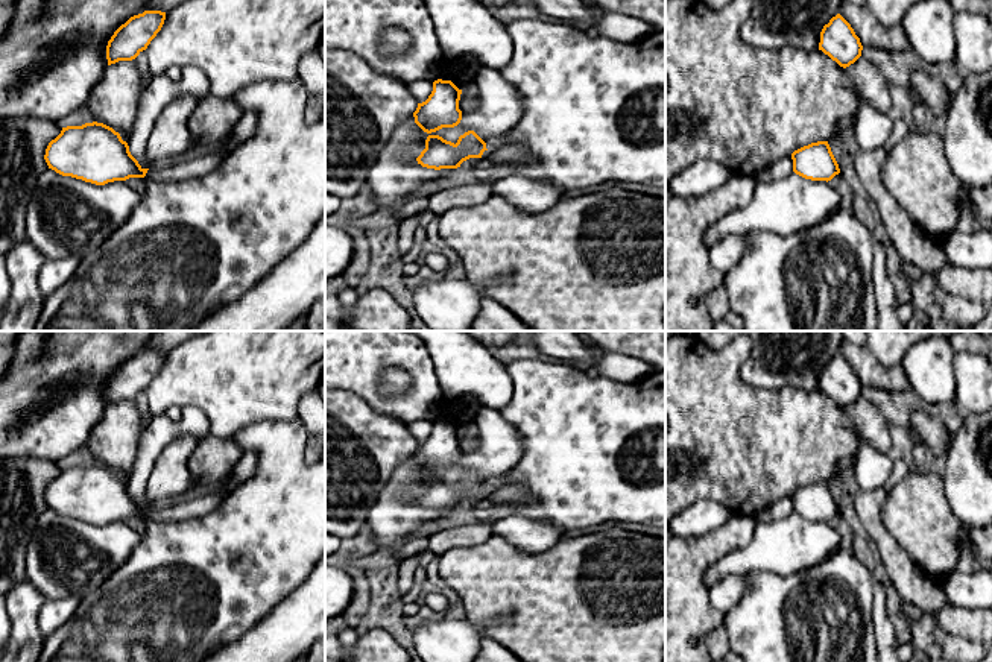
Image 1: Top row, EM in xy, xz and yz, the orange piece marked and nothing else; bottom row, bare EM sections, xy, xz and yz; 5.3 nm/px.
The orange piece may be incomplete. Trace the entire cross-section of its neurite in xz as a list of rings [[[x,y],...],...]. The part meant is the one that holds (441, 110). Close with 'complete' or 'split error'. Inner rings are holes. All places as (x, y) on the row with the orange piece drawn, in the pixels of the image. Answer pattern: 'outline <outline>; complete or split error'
outline [[[434,80],[431,94],[425,102],[418,103],[413,112],[415,123],[427,134],[457,126],[462,120],[460,94],[462,90],[451,80]]]; complete

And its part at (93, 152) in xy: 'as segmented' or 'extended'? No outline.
as segmented

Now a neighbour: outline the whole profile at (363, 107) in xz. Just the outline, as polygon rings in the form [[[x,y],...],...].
[[[325,50],[325,191],[339,199],[359,194],[392,132],[404,118],[413,115],[416,108],[418,100],[407,84],[374,70],[351,52]]]

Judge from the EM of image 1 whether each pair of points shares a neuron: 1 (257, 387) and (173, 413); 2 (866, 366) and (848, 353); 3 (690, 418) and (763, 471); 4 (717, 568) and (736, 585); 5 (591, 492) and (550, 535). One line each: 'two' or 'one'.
1: two
2: one
3: one
4: two
5: two

